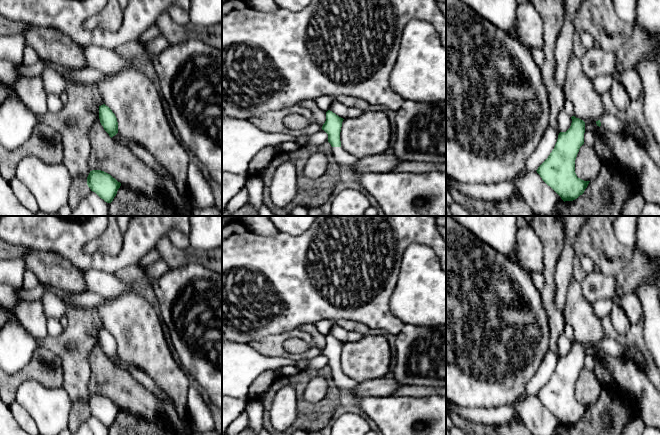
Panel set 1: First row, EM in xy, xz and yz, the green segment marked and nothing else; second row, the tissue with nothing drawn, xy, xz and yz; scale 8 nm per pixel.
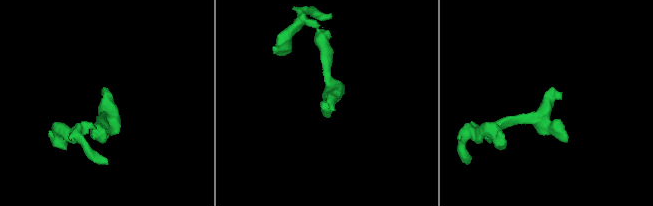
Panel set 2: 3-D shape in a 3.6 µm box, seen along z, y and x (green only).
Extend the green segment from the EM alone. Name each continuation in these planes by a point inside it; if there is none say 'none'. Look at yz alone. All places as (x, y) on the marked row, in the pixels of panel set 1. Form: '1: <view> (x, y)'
1: yz (609, 122)

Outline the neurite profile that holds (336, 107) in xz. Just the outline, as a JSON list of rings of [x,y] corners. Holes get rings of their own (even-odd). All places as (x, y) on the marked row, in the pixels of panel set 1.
[[[335,100],[331,106],[330,106],[330,111],[332,111],[333,113],[335,113],[336,115],[338,115],[339,117],[345,119],[347,118],[347,112],[348,112],[348,107],[346,107],[345,105],[341,104],[340,102],[338,102],[337,100]]]

